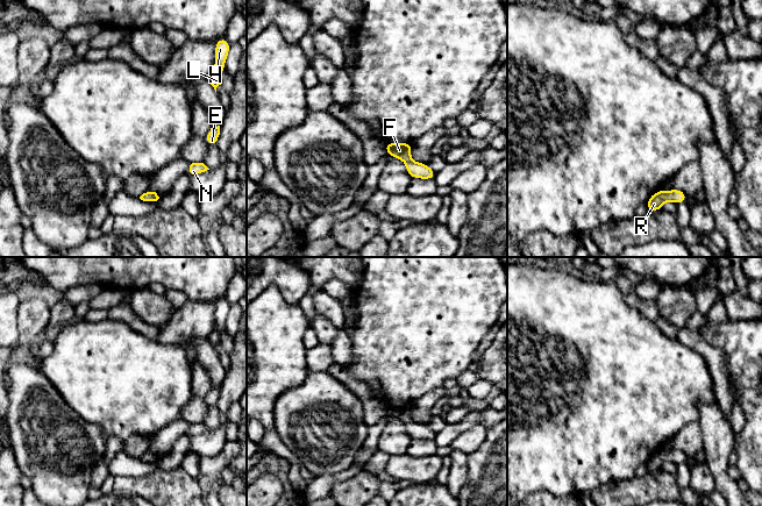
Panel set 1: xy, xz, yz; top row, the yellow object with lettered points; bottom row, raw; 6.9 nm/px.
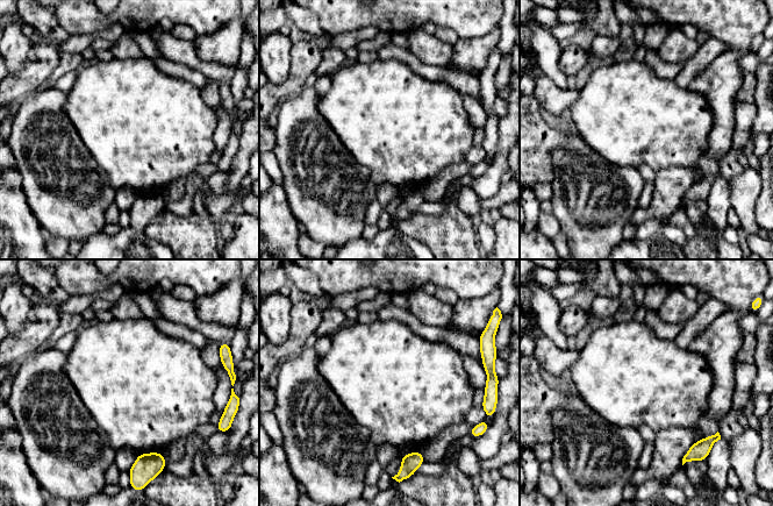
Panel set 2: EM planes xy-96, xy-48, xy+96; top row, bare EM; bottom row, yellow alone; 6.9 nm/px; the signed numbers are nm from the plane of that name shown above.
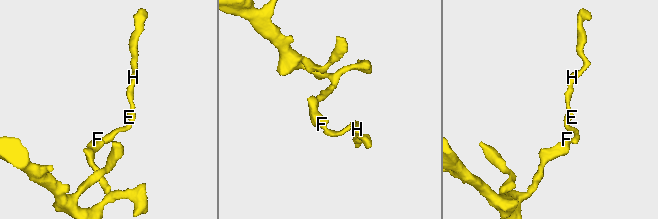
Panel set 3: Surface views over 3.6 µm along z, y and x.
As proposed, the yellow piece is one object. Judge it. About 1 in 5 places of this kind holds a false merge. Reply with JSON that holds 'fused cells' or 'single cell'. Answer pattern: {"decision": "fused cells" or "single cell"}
{"decision": "single cell"}

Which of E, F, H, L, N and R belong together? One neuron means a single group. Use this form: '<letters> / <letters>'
E F H L N R

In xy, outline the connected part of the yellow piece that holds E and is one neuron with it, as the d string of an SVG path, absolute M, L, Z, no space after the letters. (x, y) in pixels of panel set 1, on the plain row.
M220 386L211 389L211 391L206 395L207 405L208 406L216 406L219 395L220 395Z

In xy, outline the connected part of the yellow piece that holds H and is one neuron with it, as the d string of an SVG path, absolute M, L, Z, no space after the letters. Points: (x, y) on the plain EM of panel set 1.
M225 298L220 299L215 305L215 326L214 326L214 330L207 338L211 345L214 348L215 352L216 352L216 348L221 345L221 335L222 332L225 330L225 323L229 309L230 309L230 305Z

